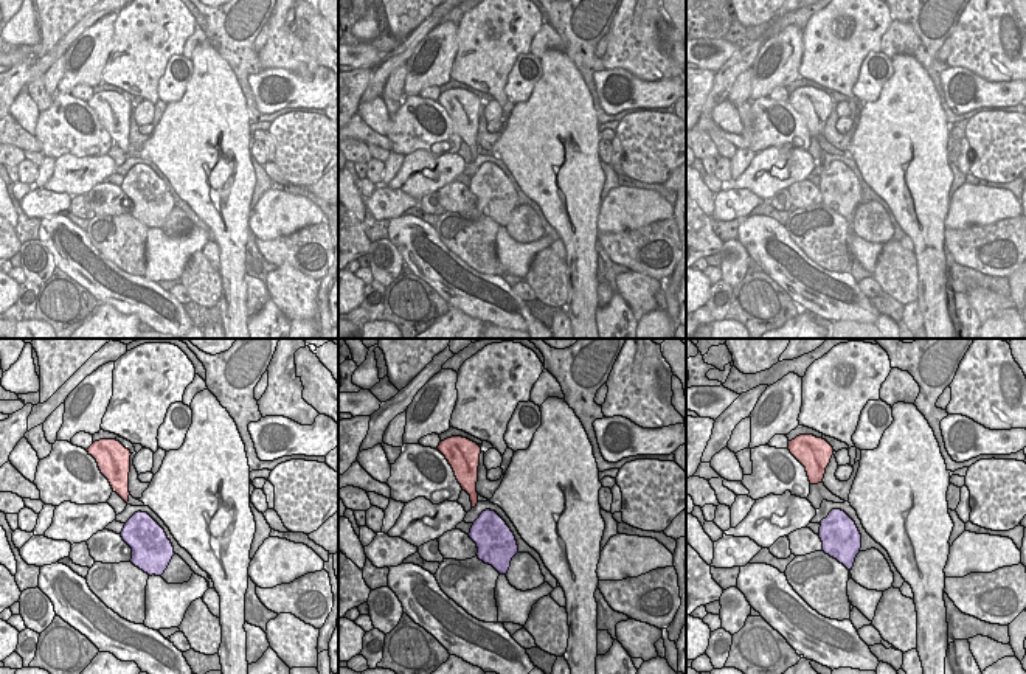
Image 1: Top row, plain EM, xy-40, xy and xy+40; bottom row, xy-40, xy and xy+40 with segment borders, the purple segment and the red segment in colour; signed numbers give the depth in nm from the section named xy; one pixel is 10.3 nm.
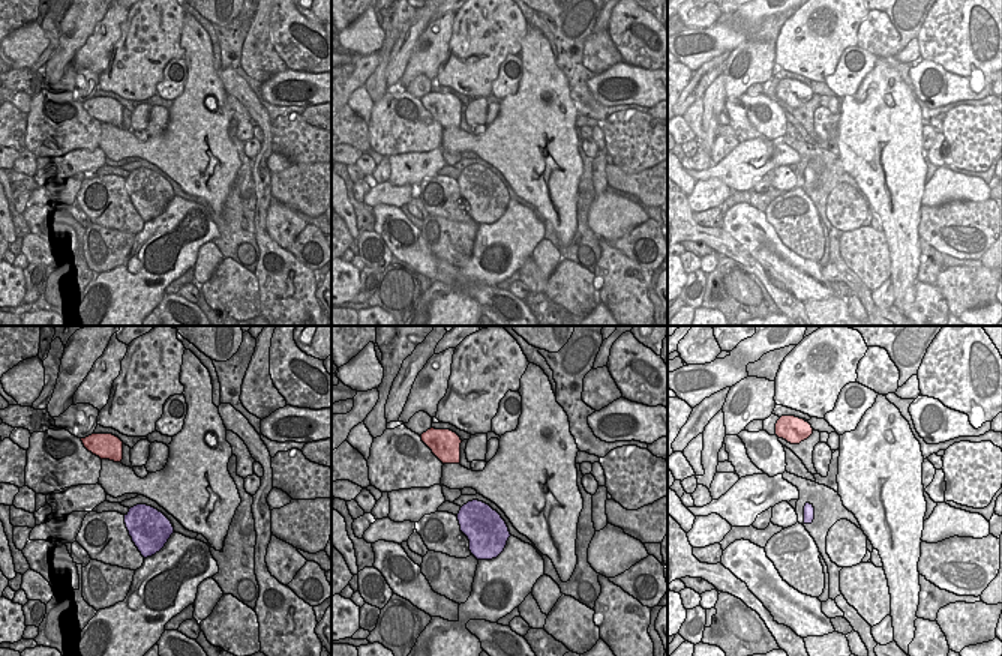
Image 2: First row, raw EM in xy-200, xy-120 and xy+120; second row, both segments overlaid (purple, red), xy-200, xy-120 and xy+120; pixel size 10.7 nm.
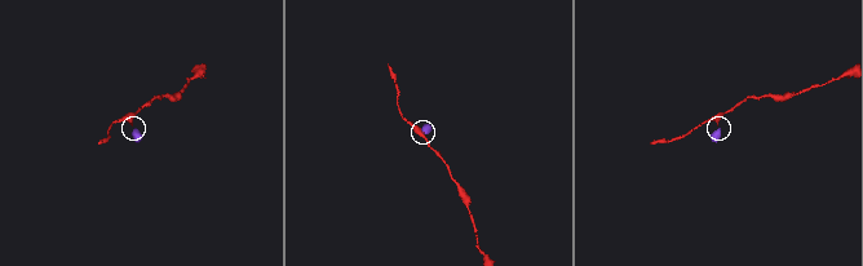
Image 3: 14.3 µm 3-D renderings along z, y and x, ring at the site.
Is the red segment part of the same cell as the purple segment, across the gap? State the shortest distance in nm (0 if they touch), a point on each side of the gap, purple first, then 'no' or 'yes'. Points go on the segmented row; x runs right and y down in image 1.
100 nm | xy (481, 513), (475, 505) | yes

